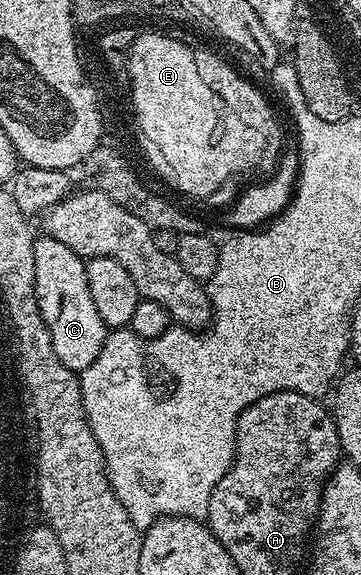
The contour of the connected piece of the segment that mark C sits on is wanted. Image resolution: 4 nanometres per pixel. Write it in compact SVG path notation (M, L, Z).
M48 233L34 238L35 245L35 293L39 313L51 333L51 345L55 345L55 354L67 369L78 373L93 365L95 357L105 344L107 328L103 317L91 301L91 289L87 289L86 260L76 255L63 241L55 241Z

